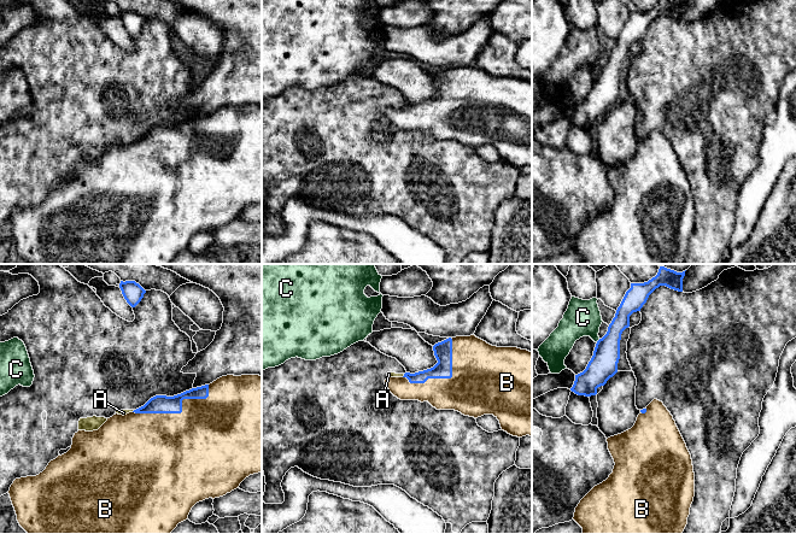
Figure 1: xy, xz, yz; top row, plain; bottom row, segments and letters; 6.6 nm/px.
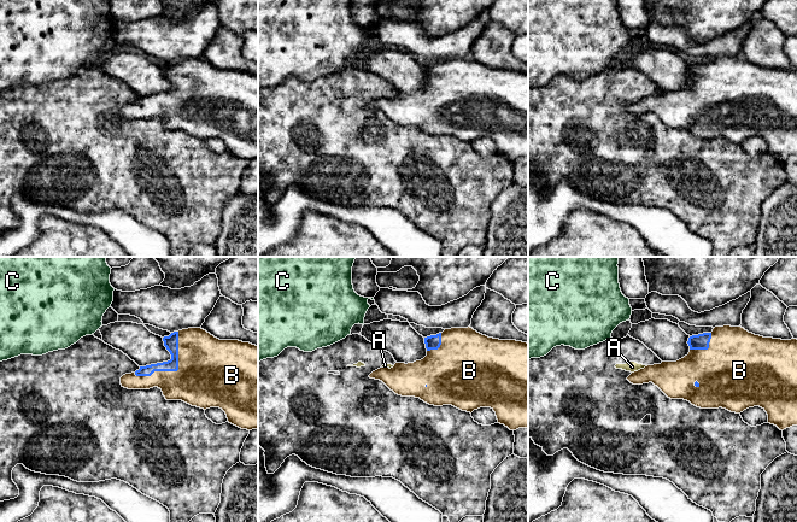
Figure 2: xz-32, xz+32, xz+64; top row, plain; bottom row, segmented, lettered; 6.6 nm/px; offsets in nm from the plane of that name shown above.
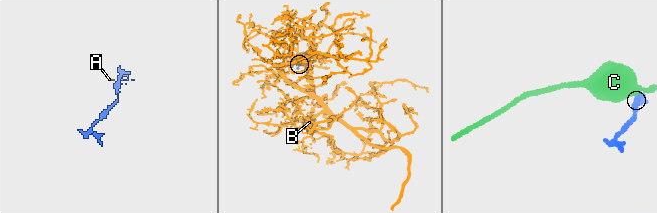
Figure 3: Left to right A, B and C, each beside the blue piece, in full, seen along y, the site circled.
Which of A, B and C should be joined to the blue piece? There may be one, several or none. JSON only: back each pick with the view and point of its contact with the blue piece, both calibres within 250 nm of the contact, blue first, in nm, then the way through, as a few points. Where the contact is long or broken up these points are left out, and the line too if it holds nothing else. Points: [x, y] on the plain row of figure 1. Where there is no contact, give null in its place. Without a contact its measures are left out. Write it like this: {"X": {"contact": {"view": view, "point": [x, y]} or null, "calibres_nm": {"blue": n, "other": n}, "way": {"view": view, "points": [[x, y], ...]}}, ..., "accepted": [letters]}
{"B": {"contact": {"view": "xy", "point": [180, 142]}, "calibres_nm": {"blue": 130, "other": 500}}, "accepted": ["B"]}

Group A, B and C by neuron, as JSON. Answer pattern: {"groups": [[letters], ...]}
{"groups": [["A"], ["B"], ["C"]]}

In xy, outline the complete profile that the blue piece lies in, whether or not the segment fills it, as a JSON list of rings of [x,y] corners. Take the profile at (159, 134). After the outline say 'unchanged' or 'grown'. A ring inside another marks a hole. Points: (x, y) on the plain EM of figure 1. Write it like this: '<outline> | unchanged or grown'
[[[227,105],[174,127],[156,125],[133,142],[124,146],[116,143],[107,148],[98,160],[78,160],[66,183],[51,190],[39,205],[16,209],[8,224],[17,251],[28,264],[171,264],[178,253],[188,248],[197,233],[223,227],[239,218],[246,207],[258,203],[262,203],[262,106]]] | grown

